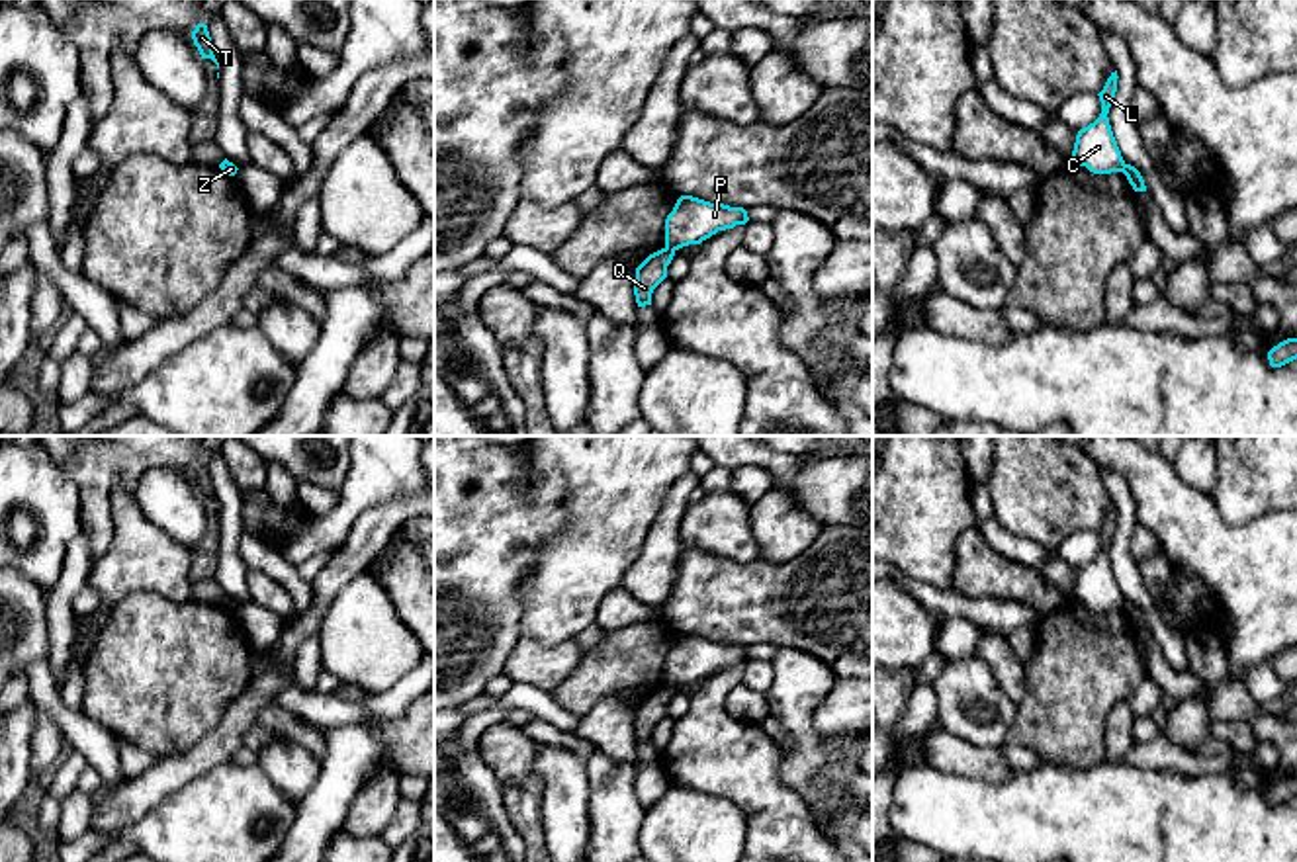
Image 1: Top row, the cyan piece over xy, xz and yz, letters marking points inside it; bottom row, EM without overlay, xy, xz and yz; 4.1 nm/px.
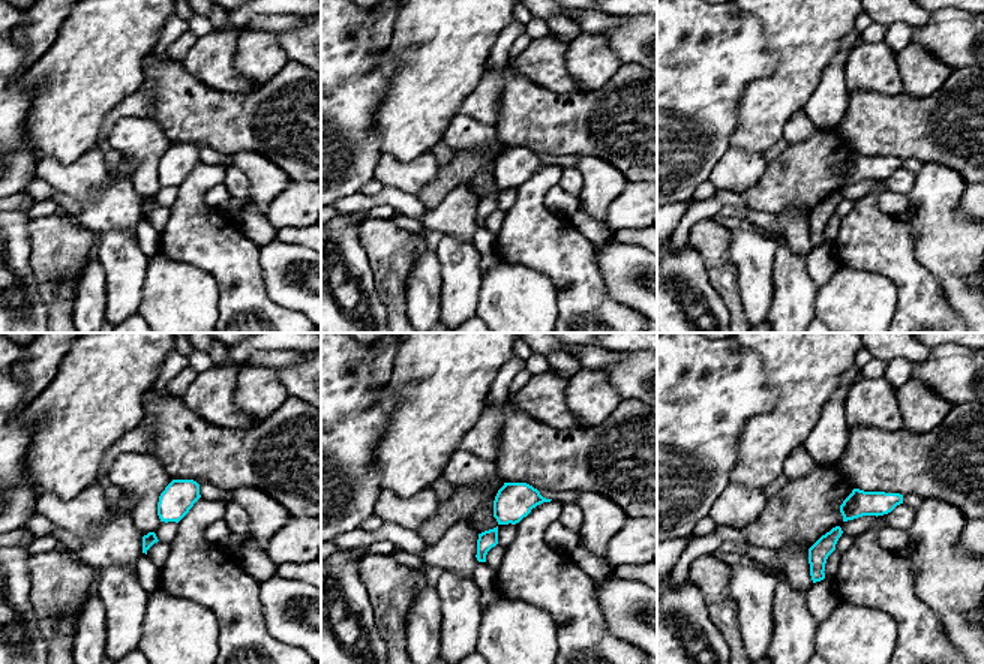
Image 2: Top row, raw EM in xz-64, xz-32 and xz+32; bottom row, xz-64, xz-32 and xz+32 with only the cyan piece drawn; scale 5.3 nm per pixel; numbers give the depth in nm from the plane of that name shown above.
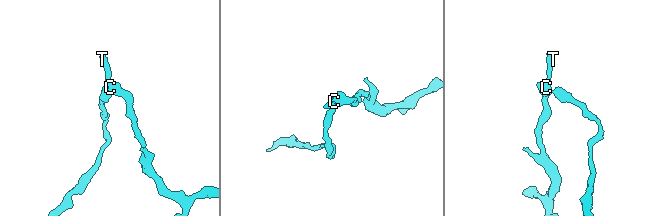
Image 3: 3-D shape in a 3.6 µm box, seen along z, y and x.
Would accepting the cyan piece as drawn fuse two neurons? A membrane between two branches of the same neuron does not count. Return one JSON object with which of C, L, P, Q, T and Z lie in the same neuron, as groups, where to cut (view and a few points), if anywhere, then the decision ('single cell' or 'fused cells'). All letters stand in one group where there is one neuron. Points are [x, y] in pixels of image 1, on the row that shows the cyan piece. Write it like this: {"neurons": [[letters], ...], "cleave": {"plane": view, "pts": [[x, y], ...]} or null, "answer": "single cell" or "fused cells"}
{"neurons": [["C", "L", "P", "T"], ["Q", "Z"]], "cleave": {"plane": "xz", "pts": [[666, 247], [673, 251]]}, "answer": "fused cells"}

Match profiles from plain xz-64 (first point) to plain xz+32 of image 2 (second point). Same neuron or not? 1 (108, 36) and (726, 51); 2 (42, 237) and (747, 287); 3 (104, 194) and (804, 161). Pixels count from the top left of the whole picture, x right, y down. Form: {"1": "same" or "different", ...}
{"1": "different", "2": "different", "3": "different"}

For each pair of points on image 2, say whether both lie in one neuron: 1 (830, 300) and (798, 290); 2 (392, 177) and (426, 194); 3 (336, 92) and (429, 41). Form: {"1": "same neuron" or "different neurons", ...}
{"1": "different neurons", "2": "different neurons", "3": "different neurons"}

